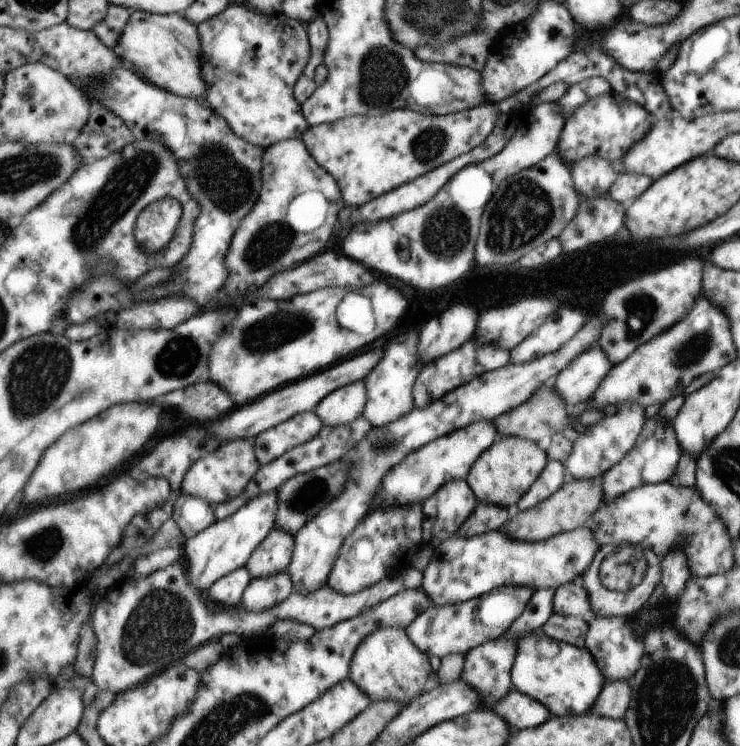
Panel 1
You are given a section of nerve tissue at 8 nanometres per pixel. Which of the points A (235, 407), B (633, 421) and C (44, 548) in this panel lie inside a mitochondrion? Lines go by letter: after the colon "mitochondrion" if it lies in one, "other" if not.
A: other
B: other
C: mitochondrion

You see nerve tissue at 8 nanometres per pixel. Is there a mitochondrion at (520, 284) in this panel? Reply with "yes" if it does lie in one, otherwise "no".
no

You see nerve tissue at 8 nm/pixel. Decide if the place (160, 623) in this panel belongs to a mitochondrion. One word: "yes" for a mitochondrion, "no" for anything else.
yes

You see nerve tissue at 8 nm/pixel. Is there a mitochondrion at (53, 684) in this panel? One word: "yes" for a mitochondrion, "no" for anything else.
no

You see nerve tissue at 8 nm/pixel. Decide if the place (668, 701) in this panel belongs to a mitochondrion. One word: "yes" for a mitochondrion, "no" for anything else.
yes

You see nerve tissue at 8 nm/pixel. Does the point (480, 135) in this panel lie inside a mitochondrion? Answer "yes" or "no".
no

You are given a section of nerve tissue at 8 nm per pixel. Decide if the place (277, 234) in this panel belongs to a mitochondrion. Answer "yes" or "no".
yes

